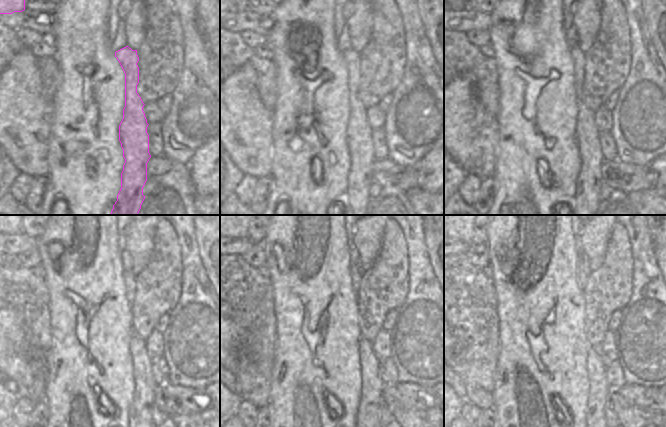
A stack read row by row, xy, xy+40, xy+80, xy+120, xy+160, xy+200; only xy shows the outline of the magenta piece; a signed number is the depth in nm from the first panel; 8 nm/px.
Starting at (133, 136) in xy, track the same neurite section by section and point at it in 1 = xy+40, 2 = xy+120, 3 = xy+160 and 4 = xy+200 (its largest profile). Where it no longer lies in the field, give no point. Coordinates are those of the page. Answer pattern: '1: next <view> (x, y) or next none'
1: next xy+40 (359, 140)
2: next xy+120 (141, 409)
3: next xy+160 (370, 404)
4: next xy+200 (598, 401)

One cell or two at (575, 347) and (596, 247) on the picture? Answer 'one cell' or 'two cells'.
two cells

